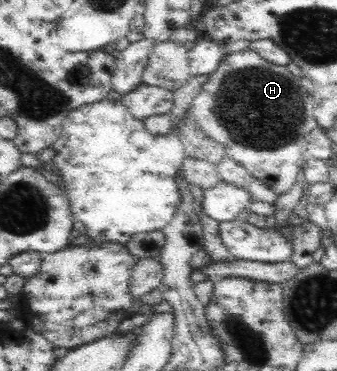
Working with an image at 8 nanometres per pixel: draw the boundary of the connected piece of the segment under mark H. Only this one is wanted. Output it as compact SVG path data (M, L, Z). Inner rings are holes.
M249 49L226 55L219 67L206 75L191 106L187 118L203 132L203 136L222 145L226 157L242 166L250 175L273 188L278 194L291 189L307 161L305 137L318 127L314 117L315 105L309 85L287 71L286 66L273 65Z

